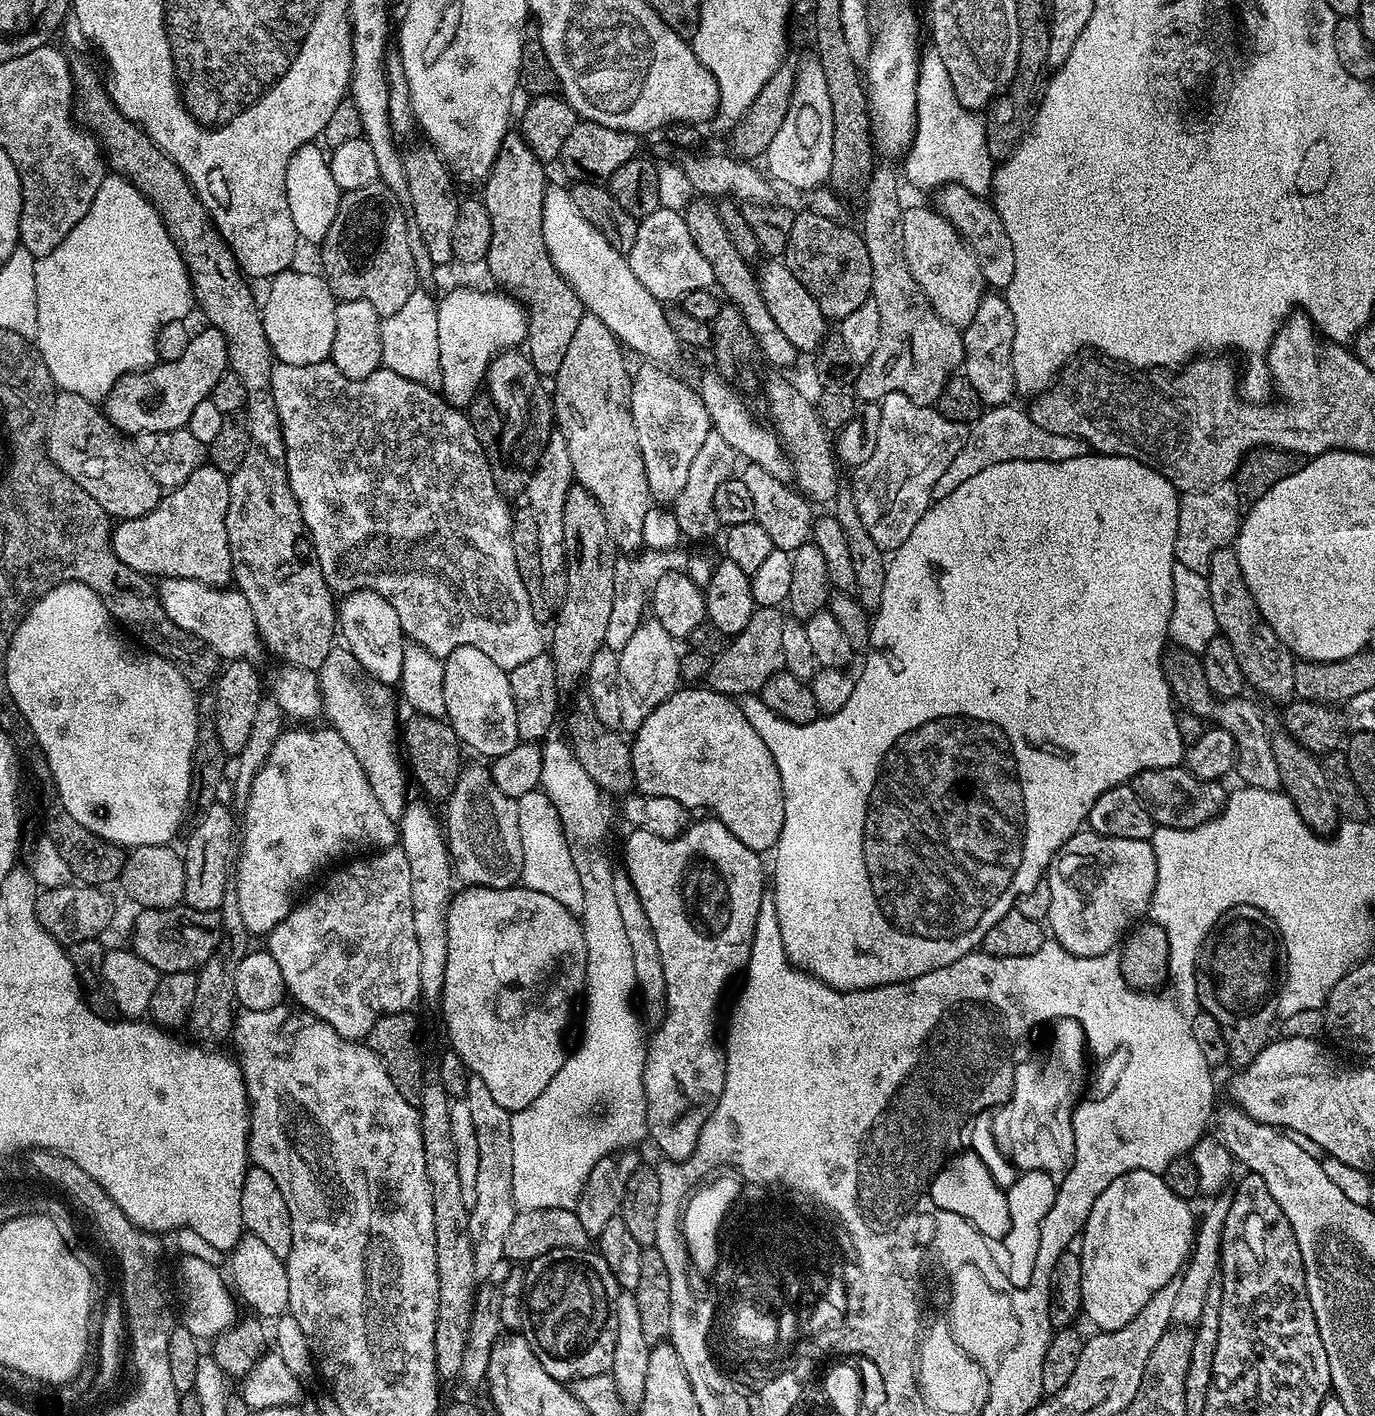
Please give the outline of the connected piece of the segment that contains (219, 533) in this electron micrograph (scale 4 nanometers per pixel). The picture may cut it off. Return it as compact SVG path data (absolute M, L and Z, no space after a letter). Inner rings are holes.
M203 463L182 486L161 495L158 506L150 514L133 520L119 521L112 529L112 549L118 559L135 572L149 578L190 578L206 582L215 588L227 588L233 583L230 542L226 538L226 514L230 506L229 473Z

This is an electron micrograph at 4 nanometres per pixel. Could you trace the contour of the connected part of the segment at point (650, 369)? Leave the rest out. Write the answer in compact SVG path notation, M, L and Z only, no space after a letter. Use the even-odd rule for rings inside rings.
M654 363L635 369L632 378L630 406L634 418L634 430L638 434L638 450L642 450L642 462L652 500L660 506L675 504L678 494L686 486L690 465L698 455L706 434L713 431L710 414L700 400L695 387L683 384L670 371Z

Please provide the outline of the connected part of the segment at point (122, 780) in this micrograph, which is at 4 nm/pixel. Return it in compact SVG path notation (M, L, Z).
M77 580L59 584L39 597L25 611L24 620L18 626L18 630L14 630L14 638L6 654L6 686L18 710L22 710L40 751L44 753L46 762L50 766L52 783L56 786L57 801L66 810L66 814L74 818L74 822L100 836L107 844L118 844L125 850L159 844L171 845L180 823L184 820L184 811L190 808L192 799L191 764L195 738L198 734L199 714L196 712L198 696L188 685L188 680L182 678L180 671L166 657L158 652L147 651L135 643L132 645L123 634L125 635L93 588L80 584Z

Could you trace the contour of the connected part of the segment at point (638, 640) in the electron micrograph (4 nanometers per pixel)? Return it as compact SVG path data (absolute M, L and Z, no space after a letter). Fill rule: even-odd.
M646 618L634 630L634 638L626 642L620 651L618 662L618 695L620 709L622 709L622 722L620 728L625 733L634 734L654 714L654 710L670 694L674 694L681 687L680 657L681 649L676 649L678 640L666 632L661 622L653 618Z

